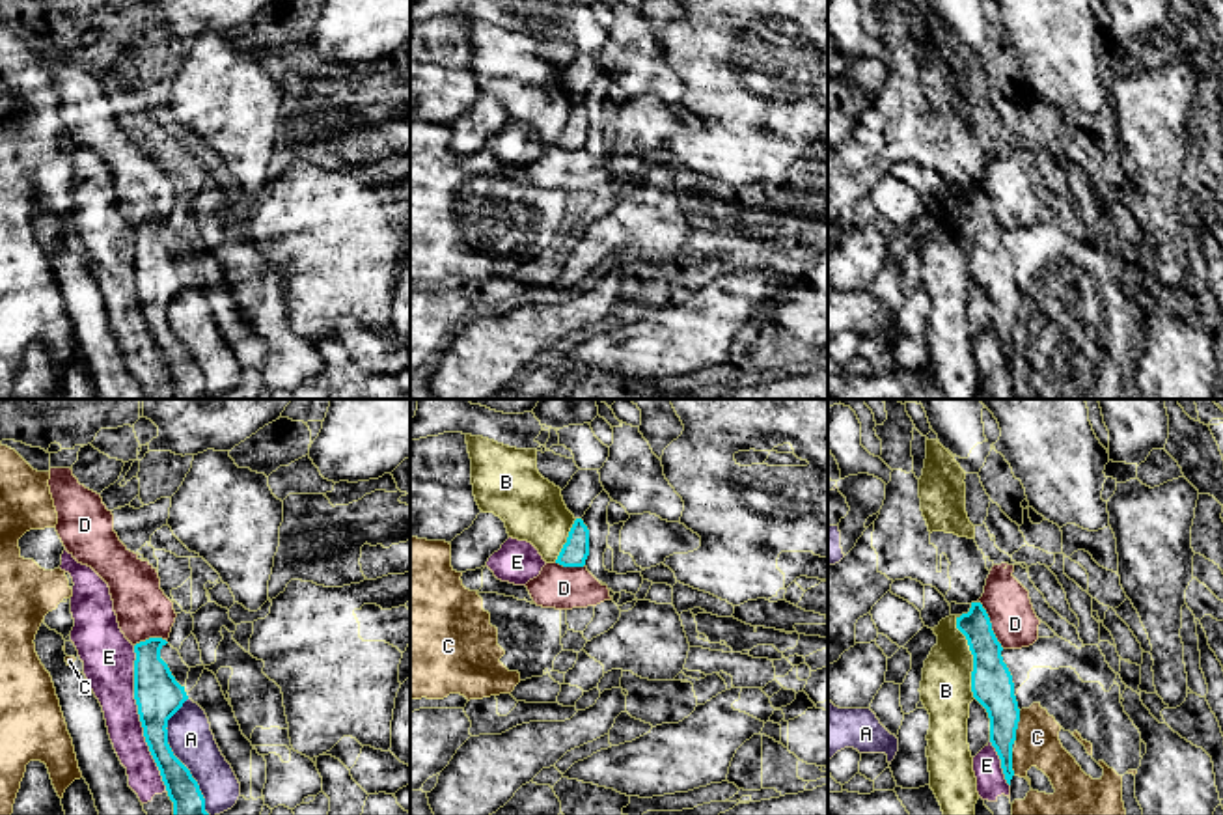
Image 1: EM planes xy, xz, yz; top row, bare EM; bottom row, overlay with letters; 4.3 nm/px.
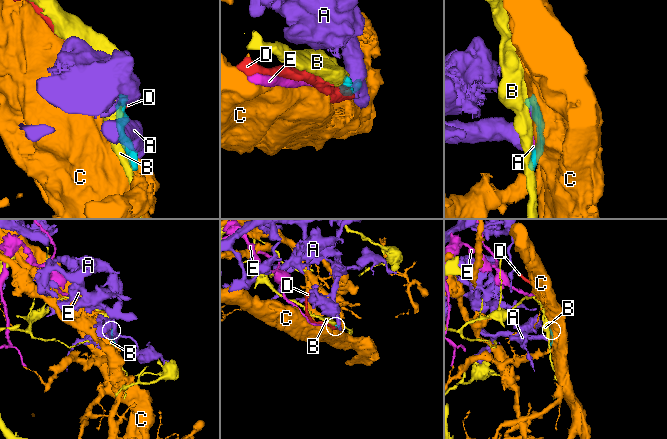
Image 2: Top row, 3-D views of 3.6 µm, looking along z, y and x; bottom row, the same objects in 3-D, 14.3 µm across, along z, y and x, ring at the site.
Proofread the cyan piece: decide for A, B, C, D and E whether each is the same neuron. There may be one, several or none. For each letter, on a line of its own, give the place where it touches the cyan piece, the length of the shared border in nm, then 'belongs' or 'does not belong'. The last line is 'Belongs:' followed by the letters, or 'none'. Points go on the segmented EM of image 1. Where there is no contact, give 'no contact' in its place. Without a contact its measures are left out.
A: xy (174, 756) | 500 nm | does not belong
B: yz (974, 659) | 360 nm | does not belong
C: yz (1016, 726) | 130 nm | does not belong
D: yz (990, 625) | 240 nm | does not belong
E: xy (140, 718) | 650 nm | does not belong
Belongs: none

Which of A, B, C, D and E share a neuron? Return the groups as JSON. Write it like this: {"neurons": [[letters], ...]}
{"neurons": [["A"], ["B"], ["C"], ["D"], ["E"]]}

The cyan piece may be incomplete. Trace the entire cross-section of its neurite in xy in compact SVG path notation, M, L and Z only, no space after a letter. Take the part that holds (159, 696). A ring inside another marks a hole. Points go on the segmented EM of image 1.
M149 638L134 645L134 699L144 737L173 802L173 815L209 815L198 781L168 744L168 720L188 696L160 658L166 643L162 638Z

